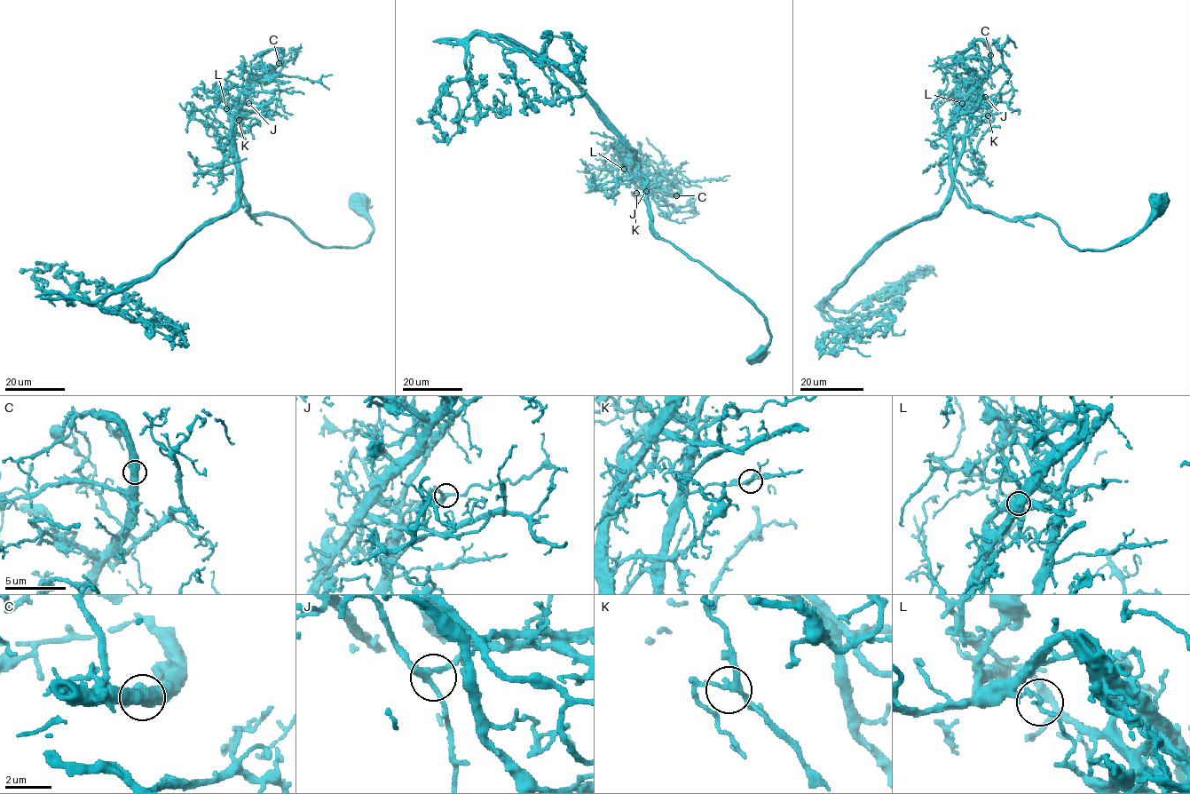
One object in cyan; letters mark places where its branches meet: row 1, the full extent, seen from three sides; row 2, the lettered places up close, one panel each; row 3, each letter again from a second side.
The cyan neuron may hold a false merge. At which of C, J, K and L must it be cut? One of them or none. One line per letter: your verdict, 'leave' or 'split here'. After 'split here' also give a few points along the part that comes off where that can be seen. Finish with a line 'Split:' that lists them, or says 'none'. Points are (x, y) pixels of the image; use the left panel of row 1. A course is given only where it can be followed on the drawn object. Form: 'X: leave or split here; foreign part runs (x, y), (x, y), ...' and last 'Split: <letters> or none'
C: leave
J: leave
K: leave
L: split here; foreign part runs (225, 108), (235, 107), (238, 206), (99, 305), (70, 304), (80, 273), (53, 277)
Split: L

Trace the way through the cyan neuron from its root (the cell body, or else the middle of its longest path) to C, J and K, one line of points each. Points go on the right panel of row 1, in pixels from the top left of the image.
C: (1159, 204), (1142, 229), (1102, 250), (1076, 249), (1048, 218), (975, 208), (952, 175), (950, 118), (990, 55)
J: (1159, 204), (1142, 229), (1102, 250), (1076, 249), (1048, 218), (975, 208), (952, 176), (970, 109), (985, 97)
K: (1159, 204), (1142, 229), (1102, 250), (1076, 249), (1041, 216), (982, 211), (952, 176), (966, 123), (988, 115)

